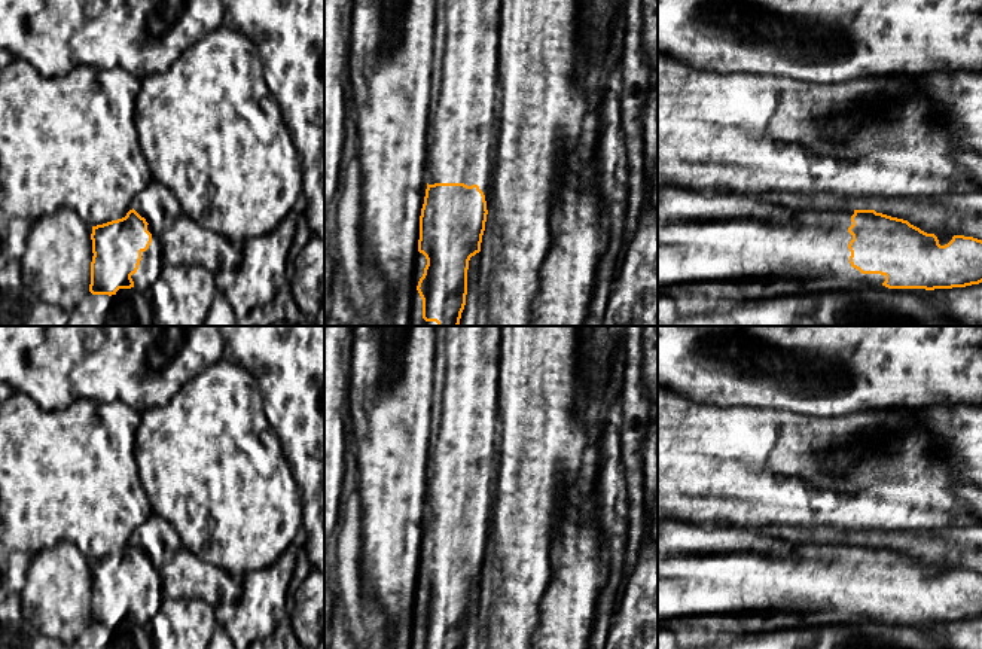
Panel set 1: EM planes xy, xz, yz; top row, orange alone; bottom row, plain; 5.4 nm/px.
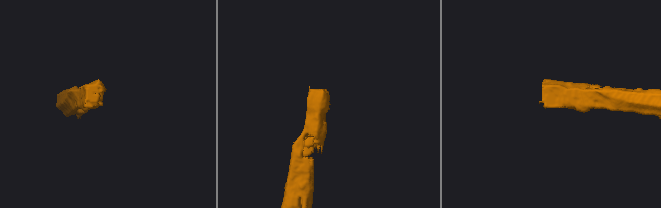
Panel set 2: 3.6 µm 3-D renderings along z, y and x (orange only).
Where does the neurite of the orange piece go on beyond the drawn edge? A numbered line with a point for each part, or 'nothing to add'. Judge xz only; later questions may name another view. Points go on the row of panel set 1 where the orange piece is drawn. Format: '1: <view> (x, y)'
1: xz (464, 134)

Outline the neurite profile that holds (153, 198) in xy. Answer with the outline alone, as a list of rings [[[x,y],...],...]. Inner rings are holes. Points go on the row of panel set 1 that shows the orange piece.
[[[152,180],[135,198],[138,205],[134,208],[141,217],[144,217],[153,231],[161,235],[168,229],[183,213],[176,195],[164,185]]]

